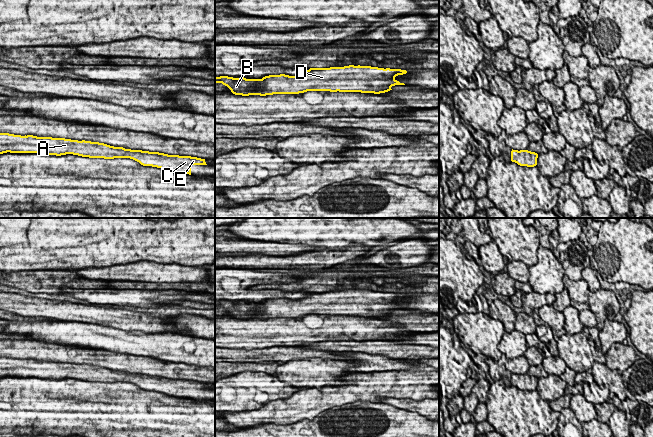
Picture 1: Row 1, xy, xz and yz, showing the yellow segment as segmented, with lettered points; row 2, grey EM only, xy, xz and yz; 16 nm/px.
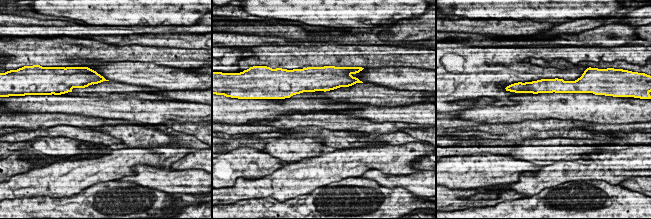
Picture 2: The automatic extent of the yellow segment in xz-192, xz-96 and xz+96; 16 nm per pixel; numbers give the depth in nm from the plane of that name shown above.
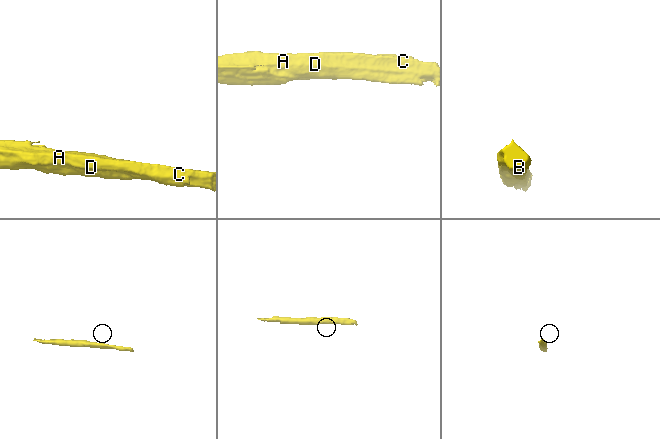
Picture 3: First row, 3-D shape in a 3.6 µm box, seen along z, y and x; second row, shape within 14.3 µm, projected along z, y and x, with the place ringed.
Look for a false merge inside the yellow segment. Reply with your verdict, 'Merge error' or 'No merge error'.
Merge error

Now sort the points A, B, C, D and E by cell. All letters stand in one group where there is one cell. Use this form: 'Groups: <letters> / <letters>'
Groups: A B D E / C

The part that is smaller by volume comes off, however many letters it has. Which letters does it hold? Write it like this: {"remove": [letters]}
{"remove": ["C"]}

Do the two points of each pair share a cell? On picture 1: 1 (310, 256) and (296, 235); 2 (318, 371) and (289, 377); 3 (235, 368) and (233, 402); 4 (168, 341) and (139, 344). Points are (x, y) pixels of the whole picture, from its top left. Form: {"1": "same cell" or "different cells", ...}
{"1": "different cells", "2": "same cell", "3": "different cells", "4": "same cell"}

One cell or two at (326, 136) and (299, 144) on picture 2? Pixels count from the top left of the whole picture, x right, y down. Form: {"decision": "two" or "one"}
{"decision": "two"}

